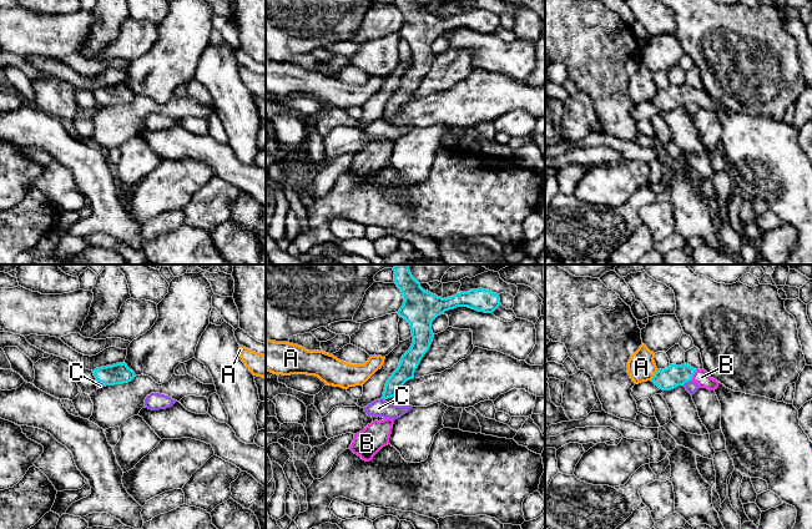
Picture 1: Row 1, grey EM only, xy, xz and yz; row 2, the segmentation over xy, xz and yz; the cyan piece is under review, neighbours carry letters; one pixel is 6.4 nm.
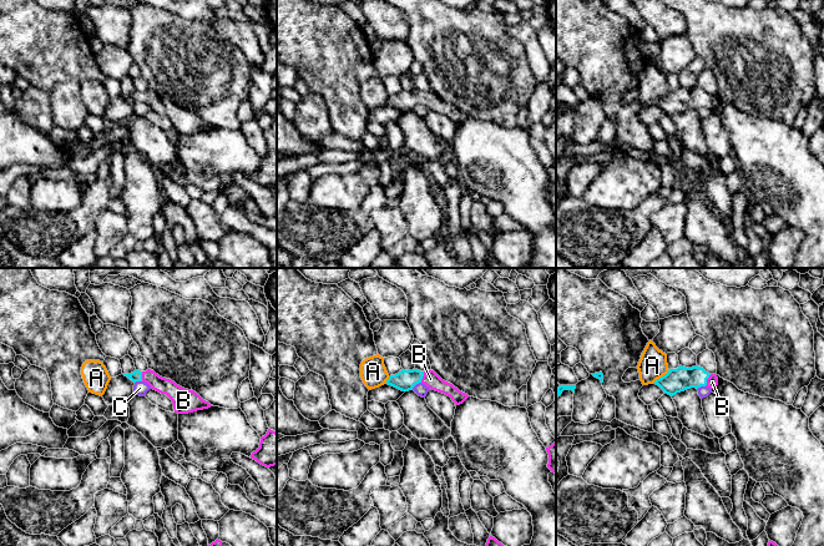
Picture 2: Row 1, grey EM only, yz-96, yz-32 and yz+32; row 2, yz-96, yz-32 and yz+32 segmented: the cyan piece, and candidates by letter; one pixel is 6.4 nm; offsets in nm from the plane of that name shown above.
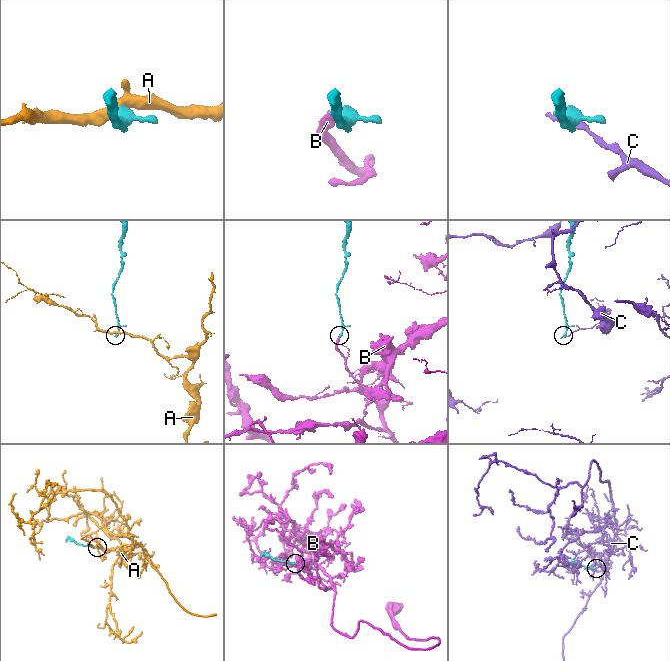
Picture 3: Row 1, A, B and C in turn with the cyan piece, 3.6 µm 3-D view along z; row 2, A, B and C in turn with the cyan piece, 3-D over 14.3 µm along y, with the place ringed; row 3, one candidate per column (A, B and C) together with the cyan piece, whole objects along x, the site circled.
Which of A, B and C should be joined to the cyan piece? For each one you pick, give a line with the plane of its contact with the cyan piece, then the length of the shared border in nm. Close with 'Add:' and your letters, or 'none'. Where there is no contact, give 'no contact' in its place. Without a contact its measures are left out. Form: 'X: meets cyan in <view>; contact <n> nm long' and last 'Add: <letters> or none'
B: meets cyan in yz; contact 80 nm long
Add: B

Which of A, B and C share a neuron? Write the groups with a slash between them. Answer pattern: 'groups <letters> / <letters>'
groups A / B / C

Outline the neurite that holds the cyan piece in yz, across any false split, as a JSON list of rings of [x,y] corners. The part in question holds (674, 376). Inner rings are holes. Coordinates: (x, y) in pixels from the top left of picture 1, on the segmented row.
[[[686,363],[681,366],[670,364],[665,369],[659,369],[651,382],[662,391],[671,391],[686,382],[694,381],[700,388],[715,391],[718,382],[708,376],[705,369],[696,369]]]

